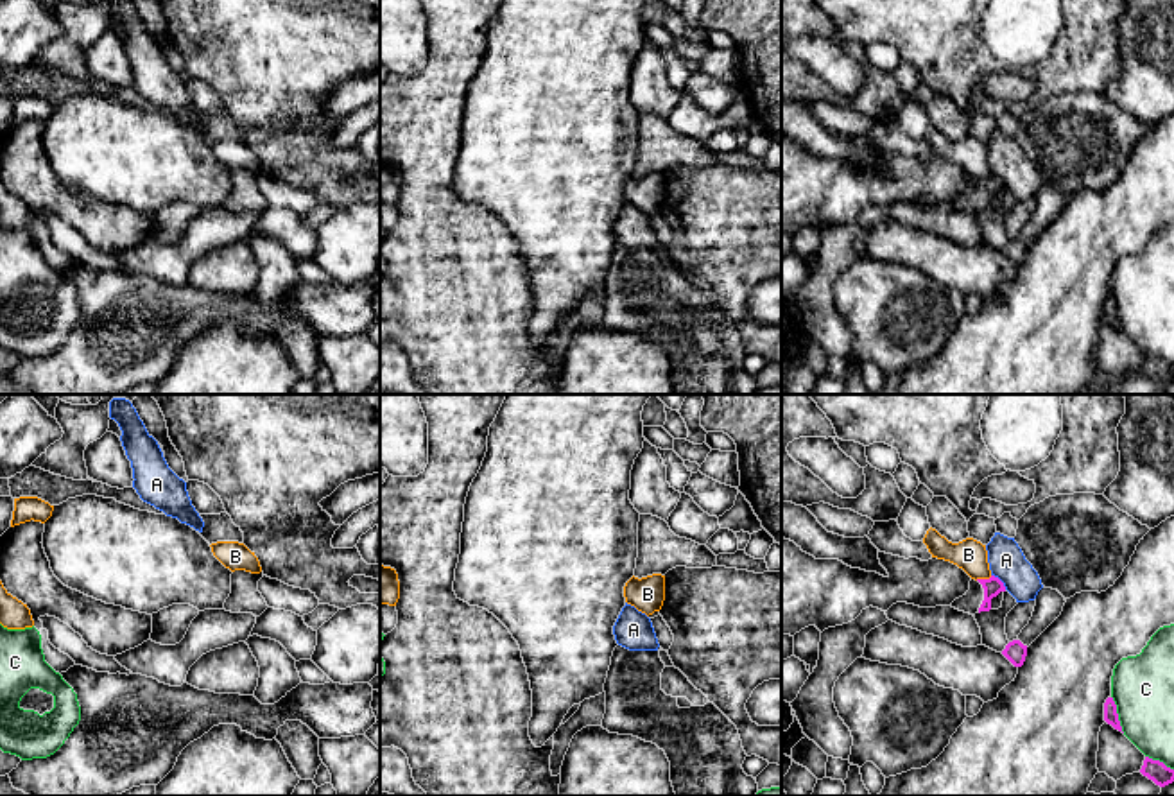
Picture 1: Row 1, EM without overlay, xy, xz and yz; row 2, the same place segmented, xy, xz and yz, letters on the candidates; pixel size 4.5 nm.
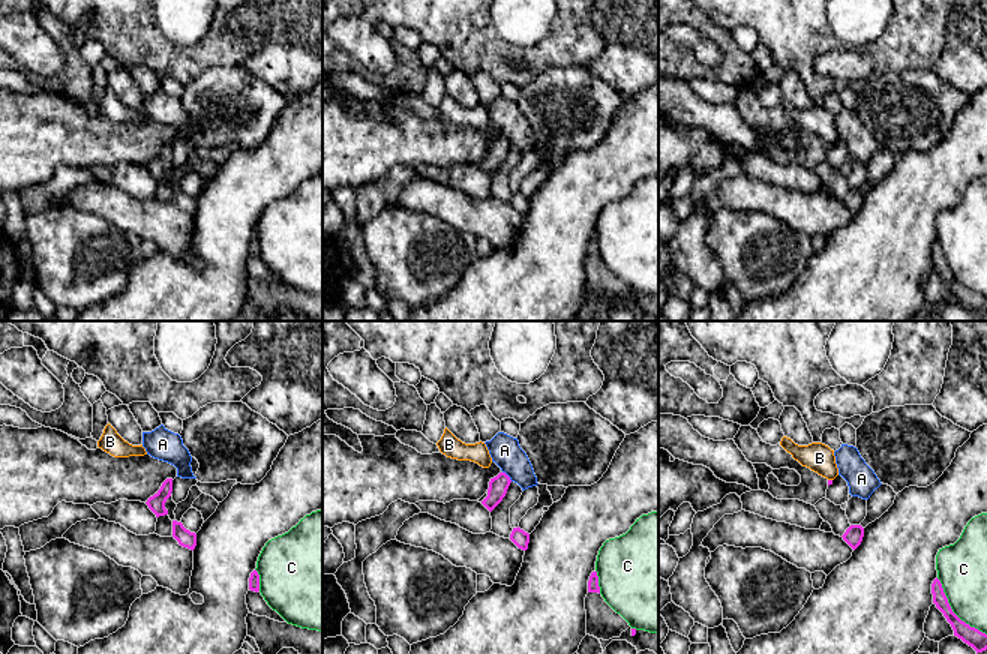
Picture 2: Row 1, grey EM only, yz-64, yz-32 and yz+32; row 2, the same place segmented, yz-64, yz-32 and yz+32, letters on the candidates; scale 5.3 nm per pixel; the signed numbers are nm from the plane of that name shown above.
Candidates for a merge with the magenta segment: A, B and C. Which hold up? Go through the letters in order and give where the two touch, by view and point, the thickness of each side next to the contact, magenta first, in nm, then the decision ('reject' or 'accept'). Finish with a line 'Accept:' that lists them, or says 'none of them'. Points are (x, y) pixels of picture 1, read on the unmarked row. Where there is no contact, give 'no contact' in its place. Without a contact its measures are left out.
A: yz (1001, 180) | 80/160 nm | reject
B: yz (983, 178) | 80/140 nm | reject
C: yz (1117, 312) | 60/280 nm | reject
Accept: none of them

